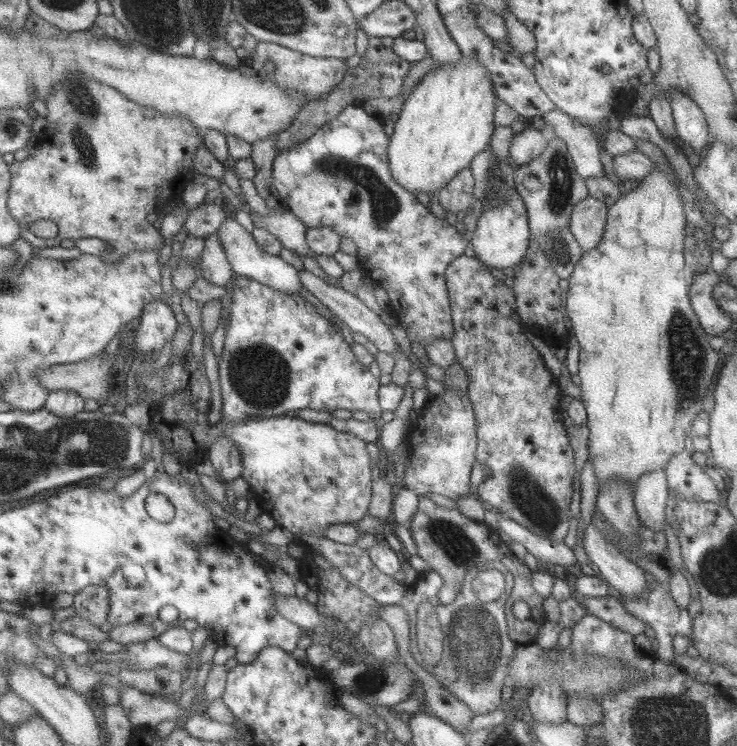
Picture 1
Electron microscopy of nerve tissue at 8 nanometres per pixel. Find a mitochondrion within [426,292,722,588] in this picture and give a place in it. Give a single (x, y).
(688, 362)

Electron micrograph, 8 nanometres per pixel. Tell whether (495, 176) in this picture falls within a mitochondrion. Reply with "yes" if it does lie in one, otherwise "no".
yes

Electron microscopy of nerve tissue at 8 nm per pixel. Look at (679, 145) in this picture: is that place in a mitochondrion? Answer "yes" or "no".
no

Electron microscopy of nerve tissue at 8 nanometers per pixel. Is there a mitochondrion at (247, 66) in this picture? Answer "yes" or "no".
no

